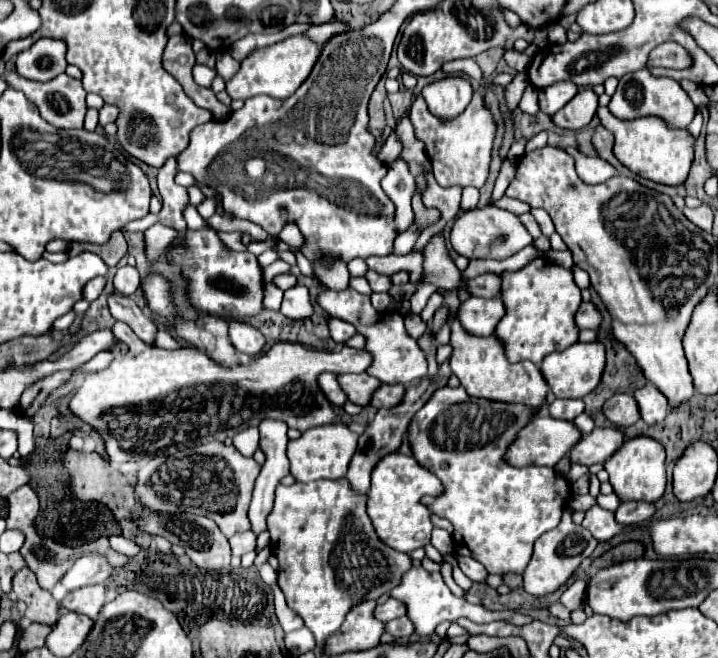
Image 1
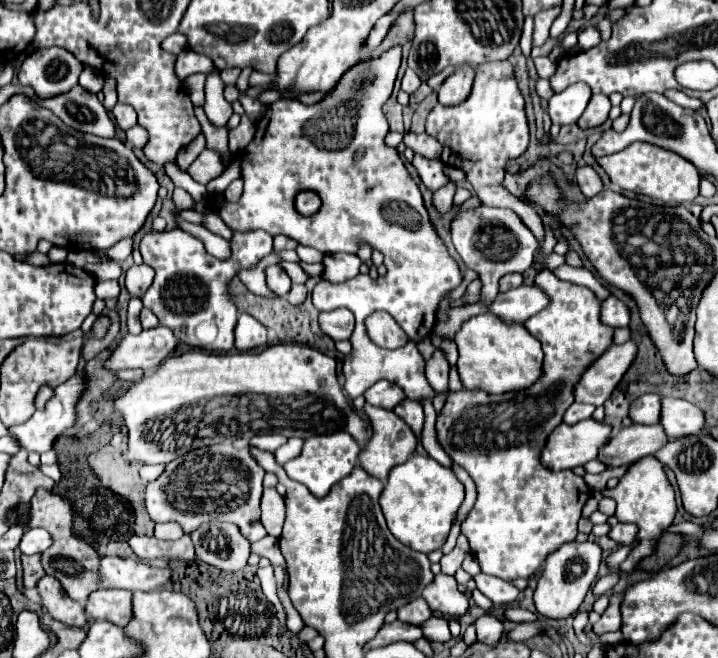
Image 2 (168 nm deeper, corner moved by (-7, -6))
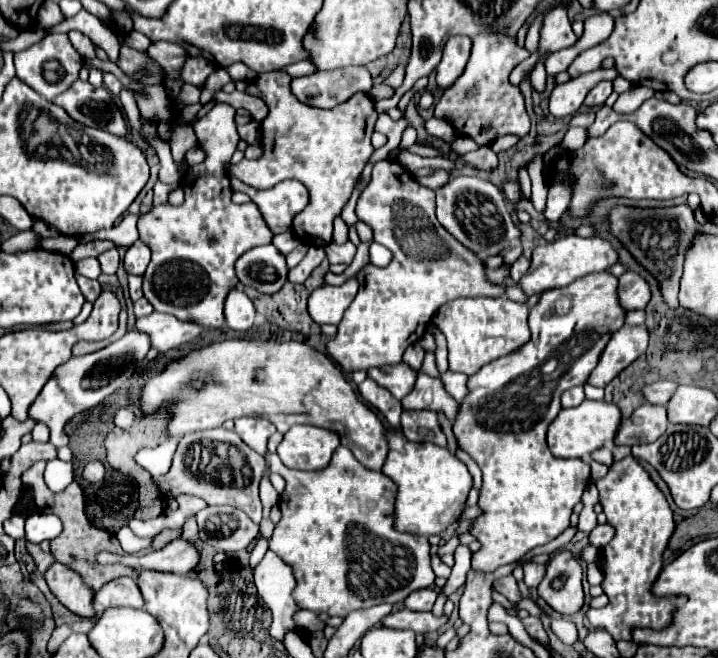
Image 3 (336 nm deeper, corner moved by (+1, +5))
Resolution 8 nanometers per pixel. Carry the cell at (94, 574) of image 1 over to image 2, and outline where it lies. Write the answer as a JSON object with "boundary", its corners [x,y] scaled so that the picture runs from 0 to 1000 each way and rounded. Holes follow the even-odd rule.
{"boundary":[[[145,845],[139,851],[139,891],[173,897],[217,897],[237,881],[234,863],[209,863],[184,848]]]}

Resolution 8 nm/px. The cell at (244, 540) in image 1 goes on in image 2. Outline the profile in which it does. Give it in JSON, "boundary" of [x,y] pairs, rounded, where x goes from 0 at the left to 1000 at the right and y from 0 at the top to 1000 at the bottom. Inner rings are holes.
{"boundary":[[[368,815],[365,821],[354,824],[351,827],[351,842],[359,842],[359,845],[368,845],[376,851],[376,857],[384,863],[390,860],[396,866],[396,878],[401,878],[401,869],[398,869],[398,857],[396,857],[396,845],[390,842],[390,833],[387,833],[387,821],[382,815]]]}

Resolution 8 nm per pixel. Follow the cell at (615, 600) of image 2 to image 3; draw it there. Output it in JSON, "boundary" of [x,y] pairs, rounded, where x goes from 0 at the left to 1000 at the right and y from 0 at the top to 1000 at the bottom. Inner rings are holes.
{"boundary":[[[883,695],[855,704],[847,722],[830,731],[830,740],[847,798],[855,801],[855,816],[836,834],[841,853],[836,865],[841,874],[838,895],[850,907],[850,916],[838,926],[822,926],[816,932],[819,944],[825,953],[847,959],[855,974],[880,974],[880,959],[886,953],[928,956],[936,947],[942,926],[955,913],[955,907],[914,907],[908,901],[908,889],[922,865],[922,843],[942,801],[936,774]]]}

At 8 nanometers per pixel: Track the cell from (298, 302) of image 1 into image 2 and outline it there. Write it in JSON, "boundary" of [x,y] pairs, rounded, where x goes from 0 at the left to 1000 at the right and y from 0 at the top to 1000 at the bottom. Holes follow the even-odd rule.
{"boundary":[[[407,435],[404,447],[401,447],[401,459],[407,465],[418,465],[426,456],[426,435]]]}

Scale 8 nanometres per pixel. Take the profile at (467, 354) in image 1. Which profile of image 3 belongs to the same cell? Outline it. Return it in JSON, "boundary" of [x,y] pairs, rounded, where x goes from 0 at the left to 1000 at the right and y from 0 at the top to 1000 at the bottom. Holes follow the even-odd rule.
{"boundary":[[[755,445],[738,451],[733,464],[710,457],[705,451],[682,454],[682,451],[641,451],[618,460],[607,479],[604,479],[604,494],[618,506],[624,518],[624,549],[627,549],[627,564],[638,564],[646,570],[663,567],[671,555],[708,540],[719,530],[724,530],[730,521],[738,515],[738,500],[735,500],[735,473],[749,460],[741,451],[753,451]]]}

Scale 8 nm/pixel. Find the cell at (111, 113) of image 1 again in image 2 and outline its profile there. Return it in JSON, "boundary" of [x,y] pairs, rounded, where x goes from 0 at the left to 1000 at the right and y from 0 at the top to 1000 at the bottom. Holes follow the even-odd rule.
{"boundary":[[[162,158],[162,161],[156,164],[156,173],[159,173],[159,179],[162,179],[162,191],[164,191],[170,201],[175,201],[178,195],[184,195],[184,191],[189,188],[189,170],[187,170],[184,164],[178,164],[175,158]]]}

